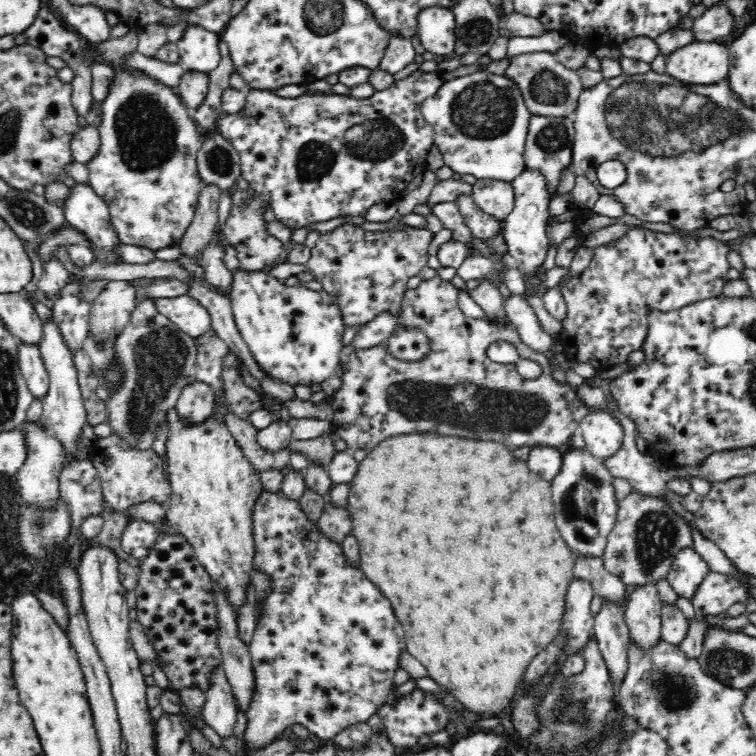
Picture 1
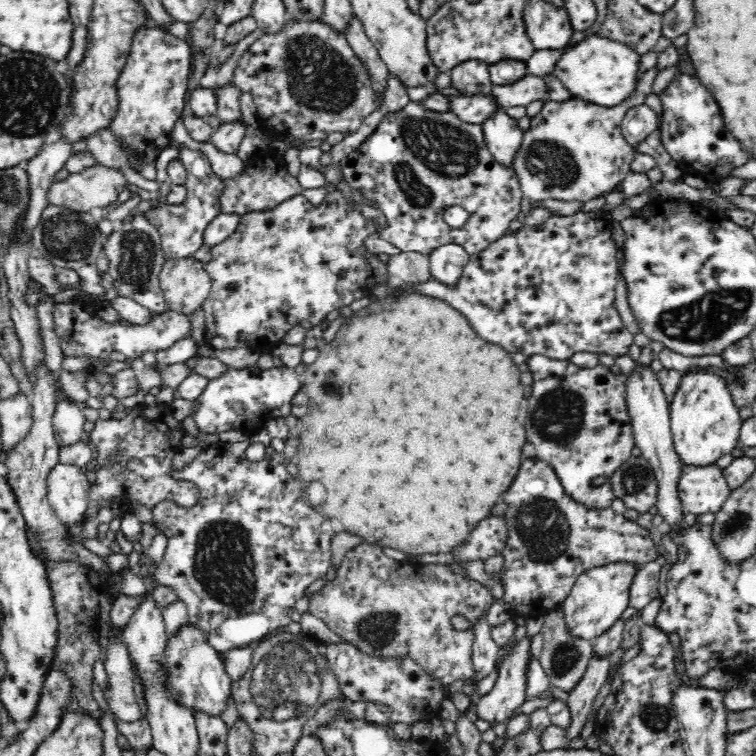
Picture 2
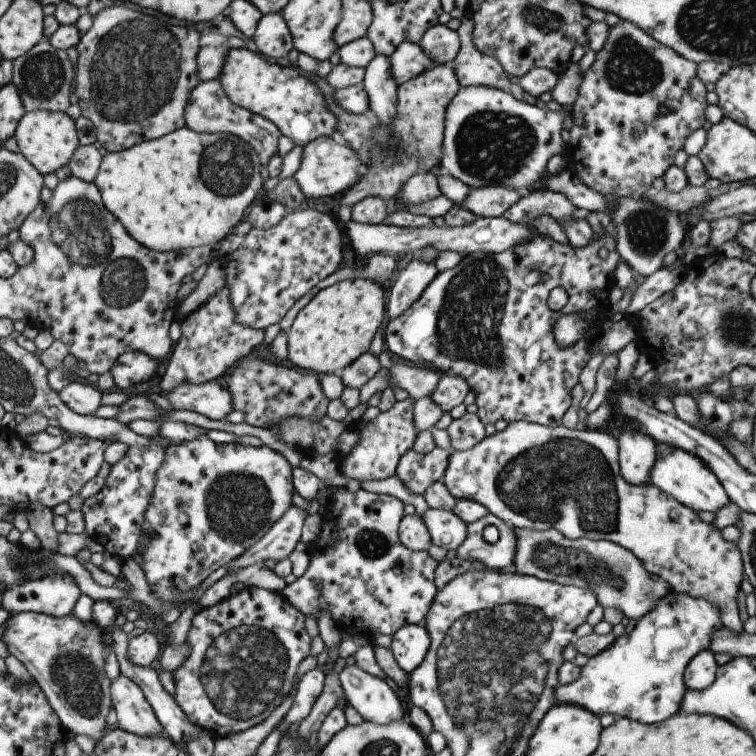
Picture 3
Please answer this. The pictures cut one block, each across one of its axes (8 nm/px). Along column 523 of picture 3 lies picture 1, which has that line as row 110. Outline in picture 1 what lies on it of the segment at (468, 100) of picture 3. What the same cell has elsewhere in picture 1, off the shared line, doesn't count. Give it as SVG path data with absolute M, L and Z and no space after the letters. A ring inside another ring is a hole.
M123 68L118 69L117 77L112 83L110 94L102 103L102 121L98 128L100 135L100 148L98 154L94 156L93 162L88 166L90 170L89 185L94 189L94 192L101 197L108 205L112 223L114 223L114 230L118 233L118 238L123 244L130 246L138 246L140 248L147 248L148 250L157 251L166 246L178 245L183 234L188 230L188 227L194 220L196 208L198 206L198 196L203 186L198 175L197 168L197 154L201 147L202 135L198 135L198 130L194 125L194 118L192 111L186 108L182 100L174 95L174 90L168 88L159 82L148 78L145 74L131 74L126 72Z

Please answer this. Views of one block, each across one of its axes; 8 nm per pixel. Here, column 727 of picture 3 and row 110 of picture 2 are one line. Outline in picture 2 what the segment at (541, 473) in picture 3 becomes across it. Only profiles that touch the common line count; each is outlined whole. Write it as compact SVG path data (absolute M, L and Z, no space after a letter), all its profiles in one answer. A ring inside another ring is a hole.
M656 68L641 74L637 79L634 92L628 96L628 100L624 100L622 104L616 104L614 107L602 107L577 98L562 103L546 101L540 114L531 120L529 129L524 132L522 144L514 158L513 170L518 176L524 198L529 201L554 198L560 202L584 204L584 202L605 197L610 192L616 191L616 188L621 186L631 172L631 165L636 153L634 146L630 145L626 141L626 137L622 135L622 120L632 108L645 105L646 99L651 94L652 82L657 74Z

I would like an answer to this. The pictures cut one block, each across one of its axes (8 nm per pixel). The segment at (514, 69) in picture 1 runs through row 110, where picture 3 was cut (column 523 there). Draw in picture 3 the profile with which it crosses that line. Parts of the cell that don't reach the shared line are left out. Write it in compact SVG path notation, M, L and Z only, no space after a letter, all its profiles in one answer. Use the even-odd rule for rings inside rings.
M513 527L513 532L515 556L511 572L561 585L589 588L595 594L596 605L601 606L601 609L613 606L633 622L642 618L659 598L672 590L662 579L651 580L643 564L629 550L613 542L589 538L570 540L554 529L535 531Z

